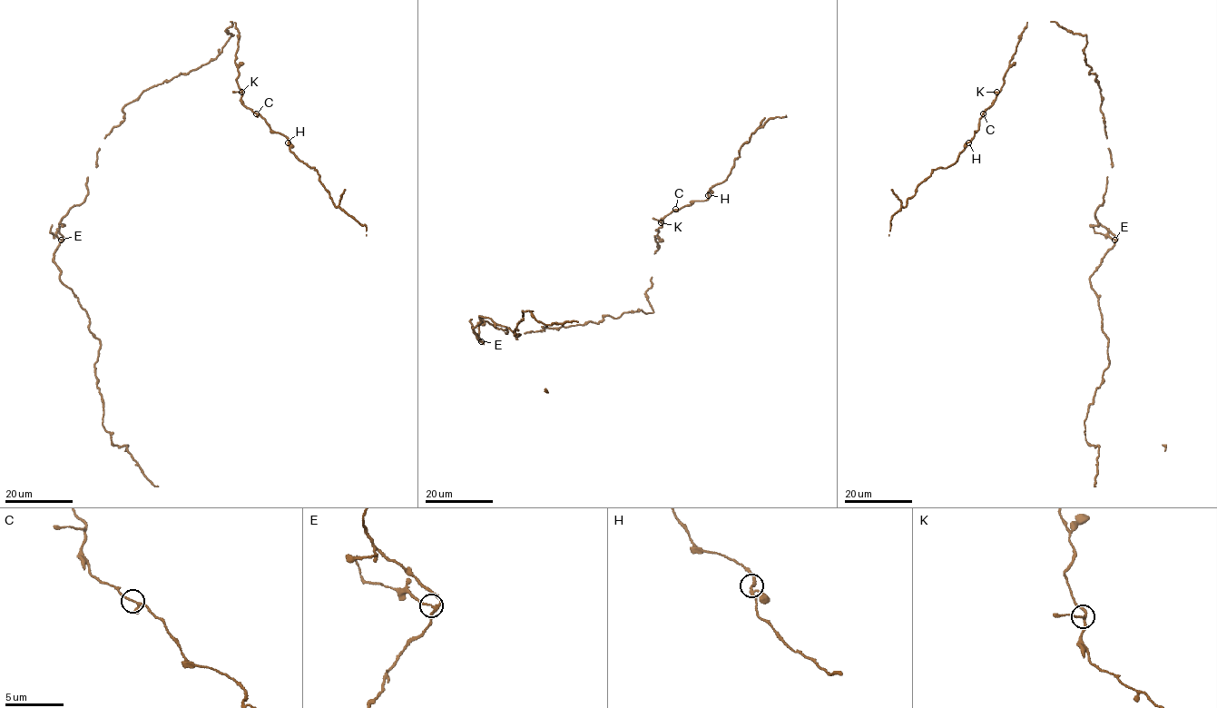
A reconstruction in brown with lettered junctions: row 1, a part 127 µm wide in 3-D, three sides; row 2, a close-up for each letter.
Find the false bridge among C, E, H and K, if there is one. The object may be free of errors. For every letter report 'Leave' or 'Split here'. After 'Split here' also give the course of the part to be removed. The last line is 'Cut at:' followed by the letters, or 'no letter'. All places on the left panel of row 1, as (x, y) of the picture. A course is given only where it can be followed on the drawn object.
C: Leave
E: Split here. Course of the part to remove: (62, 240), (51, 231), (52, 224)
H: Leave
K: Leave
Cut at: E

